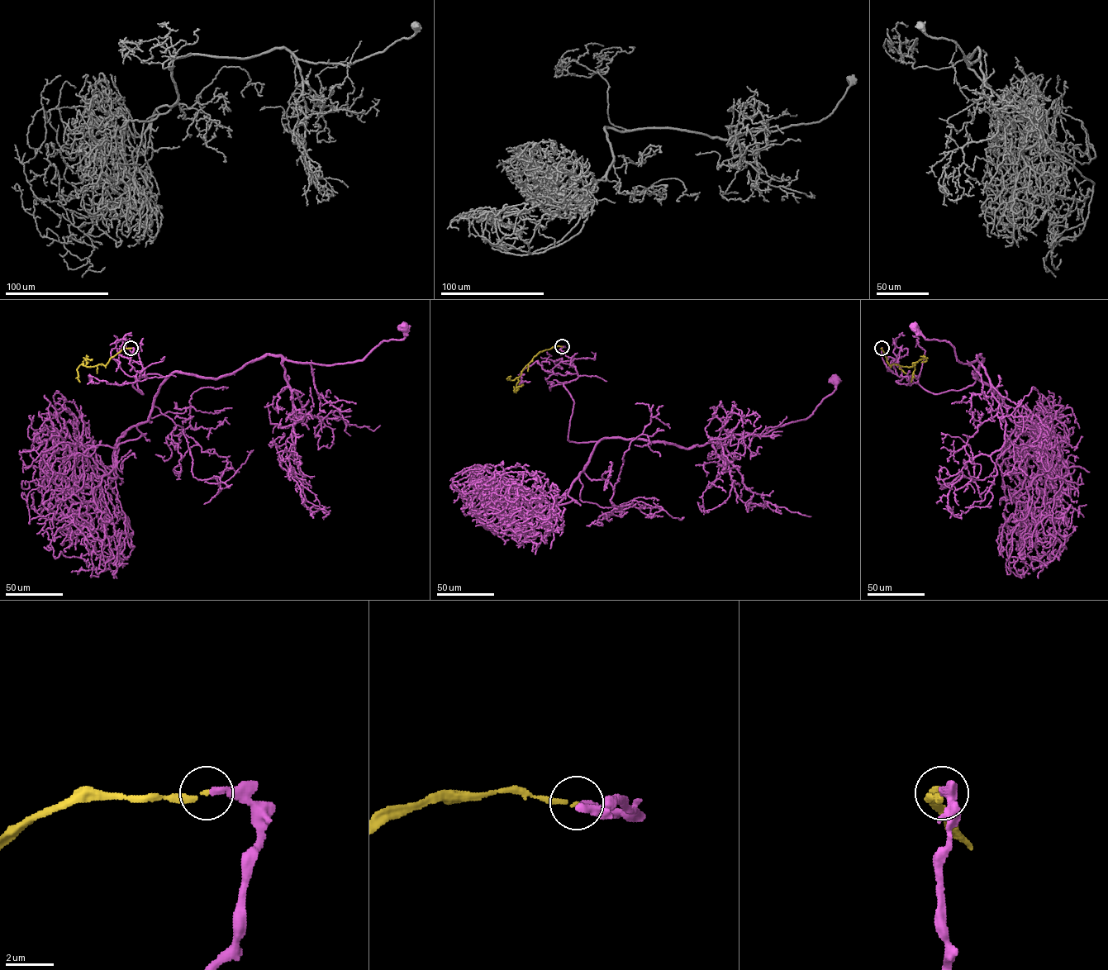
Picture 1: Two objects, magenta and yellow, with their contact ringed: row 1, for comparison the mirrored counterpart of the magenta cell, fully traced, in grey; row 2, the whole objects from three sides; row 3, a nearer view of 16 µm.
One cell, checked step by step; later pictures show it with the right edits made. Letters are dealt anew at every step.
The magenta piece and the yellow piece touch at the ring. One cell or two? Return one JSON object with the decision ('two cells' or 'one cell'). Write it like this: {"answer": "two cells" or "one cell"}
{"answer": "one cell"}

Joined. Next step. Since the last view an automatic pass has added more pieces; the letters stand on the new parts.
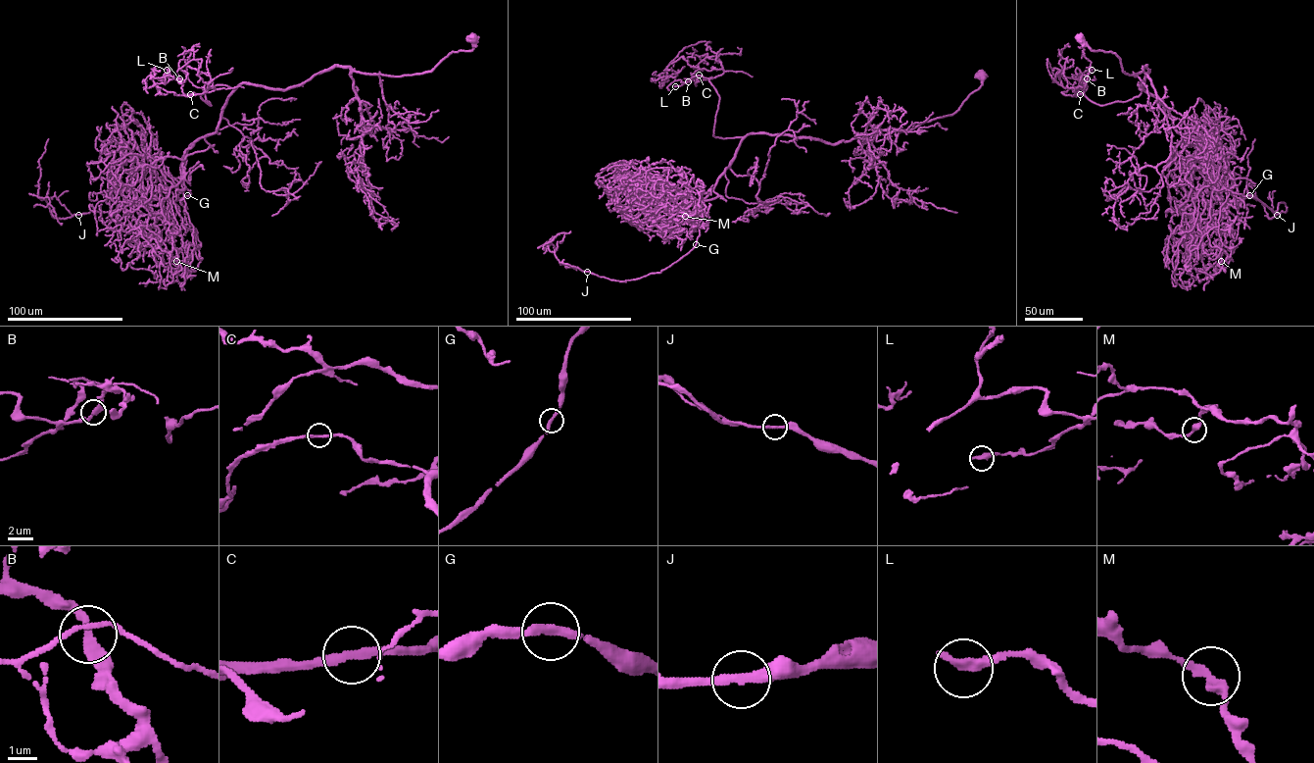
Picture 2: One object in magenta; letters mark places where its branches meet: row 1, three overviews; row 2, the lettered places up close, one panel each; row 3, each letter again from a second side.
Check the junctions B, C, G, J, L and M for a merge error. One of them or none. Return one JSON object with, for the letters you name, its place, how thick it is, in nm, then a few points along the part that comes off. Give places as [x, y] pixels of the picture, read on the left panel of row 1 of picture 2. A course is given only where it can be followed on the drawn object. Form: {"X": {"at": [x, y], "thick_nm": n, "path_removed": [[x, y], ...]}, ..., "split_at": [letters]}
{"split_at": []}

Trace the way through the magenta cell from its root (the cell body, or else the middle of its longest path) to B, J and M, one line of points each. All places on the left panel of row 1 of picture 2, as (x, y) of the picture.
B: (471, 37), (471, 50), (421, 74), (332, 66), (285, 89), (216, 84), (211, 105), (179, 78)
J: (471, 37), (419, 74), (332, 66), (285, 89), (241, 83), (185, 151), (188, 196), (78, 215)
M: (471, 37), (419, 74), (332, 66), (285, 89), (241, 83), (186, 152), (188, 276), (176, 261)

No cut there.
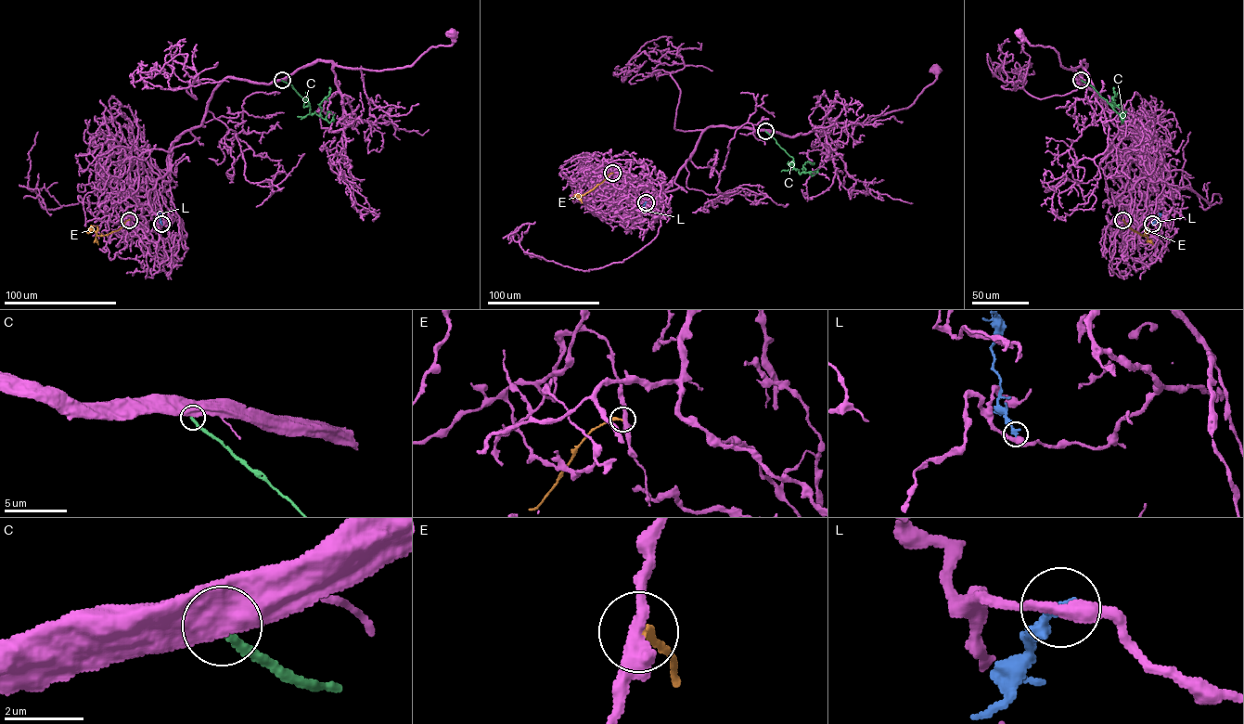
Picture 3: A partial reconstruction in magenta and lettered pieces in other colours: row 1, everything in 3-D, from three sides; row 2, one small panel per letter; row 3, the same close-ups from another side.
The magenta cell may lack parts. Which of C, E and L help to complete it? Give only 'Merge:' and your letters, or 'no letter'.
Merge: no letter

